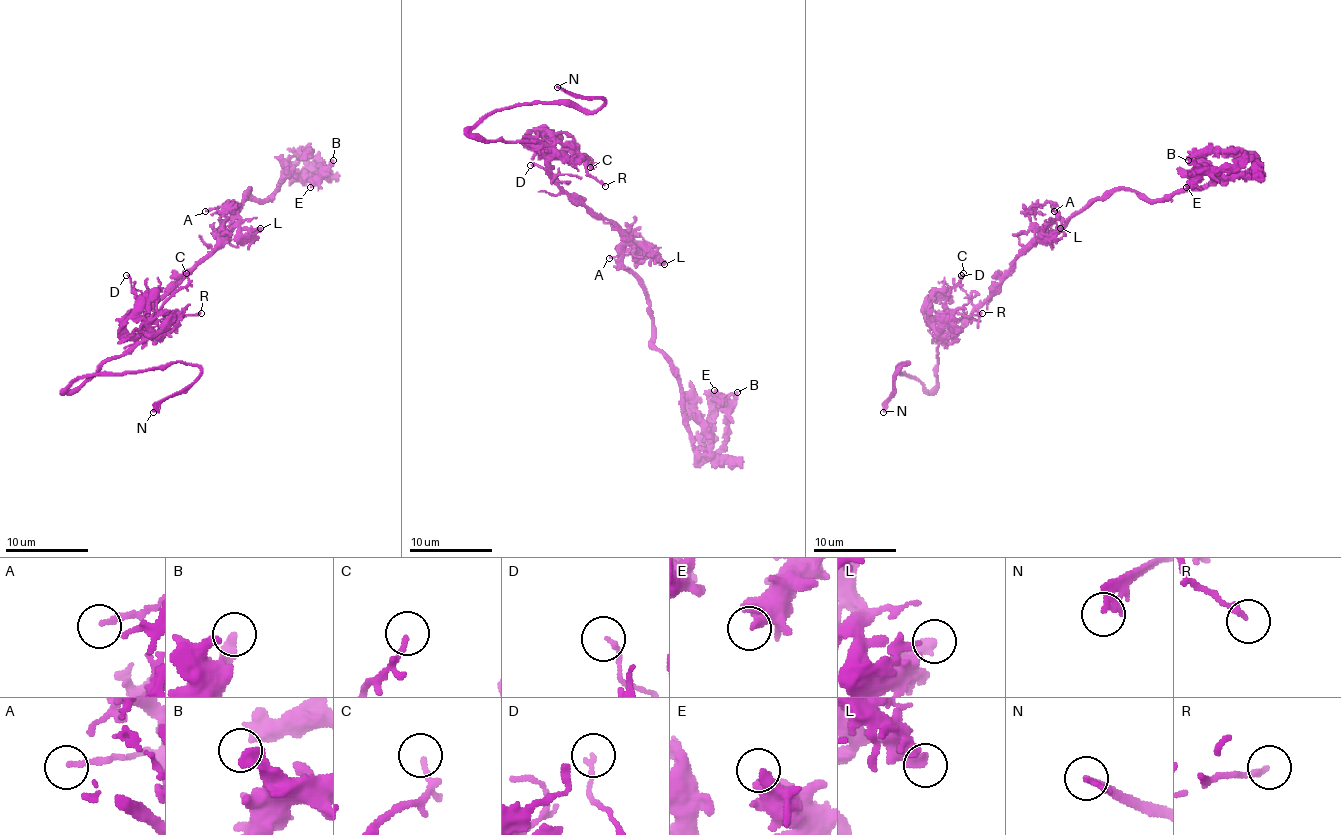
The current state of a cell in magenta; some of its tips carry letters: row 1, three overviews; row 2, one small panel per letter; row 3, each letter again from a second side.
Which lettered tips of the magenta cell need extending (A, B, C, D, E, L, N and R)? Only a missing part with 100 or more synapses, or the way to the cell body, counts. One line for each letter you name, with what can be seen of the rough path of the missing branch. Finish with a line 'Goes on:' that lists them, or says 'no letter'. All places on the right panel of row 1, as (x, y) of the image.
N: course (883, 412), (874, 412), (856, 381)
Goes on: N

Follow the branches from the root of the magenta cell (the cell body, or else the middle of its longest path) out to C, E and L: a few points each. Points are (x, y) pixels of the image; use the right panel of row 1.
C: (1006, 278), (967, 317), (955, 321), (947, 306), (947, 296), (963, 273)
E: (1006, 278), (1037, 240), (1097, 199), (1122, 189), (1161, 199), (1240, 178), (1252, 162), (1203, 170), (1186, 187)
L: (1006, 278), (1011, 265), (1037, 238), (1050, 238), (1060, 228)

